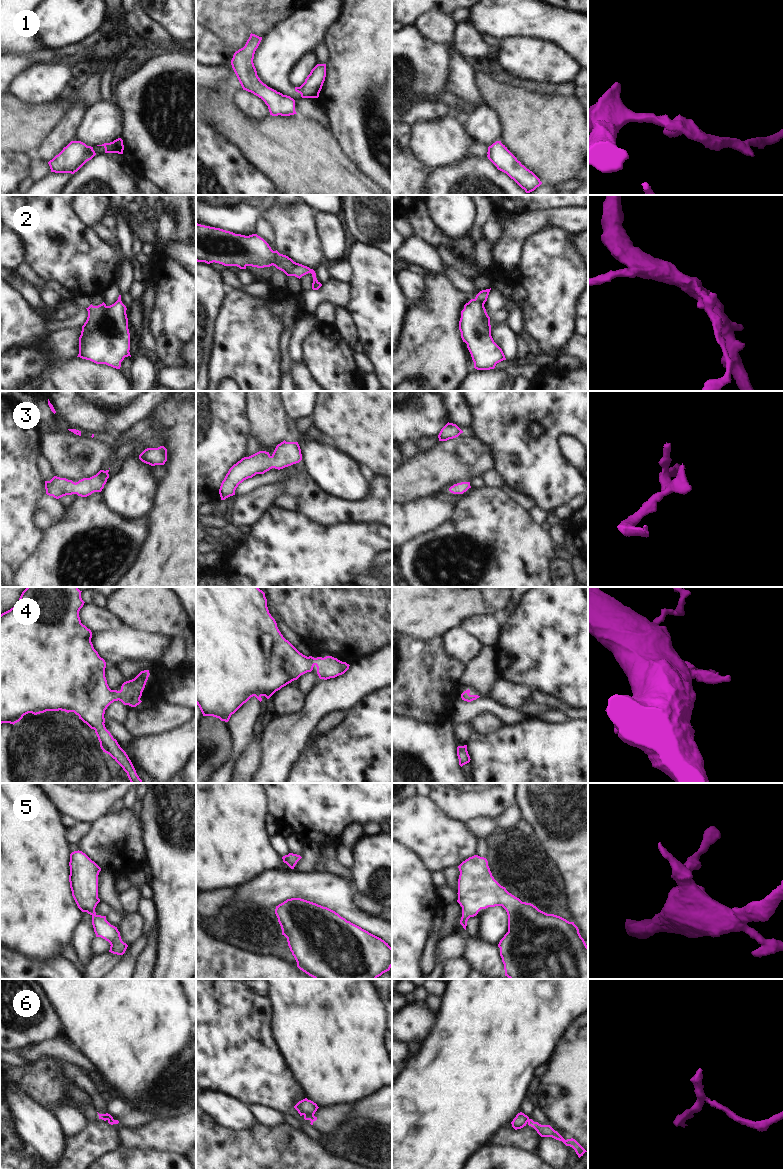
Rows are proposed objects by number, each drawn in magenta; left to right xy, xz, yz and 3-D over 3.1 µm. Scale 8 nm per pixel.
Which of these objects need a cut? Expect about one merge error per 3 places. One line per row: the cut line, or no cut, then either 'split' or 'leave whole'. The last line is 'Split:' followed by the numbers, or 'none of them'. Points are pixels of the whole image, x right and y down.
1: xy (92, 150), (94, 153) | split
2: no cut | leave whole
3: no cut | leave whole
4: no cut | leave whole
5: no cut | leave whole
6: xz (304, 1114), (313, 1115) | split
Split: 1, 6

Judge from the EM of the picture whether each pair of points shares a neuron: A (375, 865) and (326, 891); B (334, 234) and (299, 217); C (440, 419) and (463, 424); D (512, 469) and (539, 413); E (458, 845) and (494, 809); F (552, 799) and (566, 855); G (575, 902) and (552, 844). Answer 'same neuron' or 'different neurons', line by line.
A: different neurons
B: different neurons
C: different neurons
D: same neuron
E: different neurons
F: same neuron
G: same neuron

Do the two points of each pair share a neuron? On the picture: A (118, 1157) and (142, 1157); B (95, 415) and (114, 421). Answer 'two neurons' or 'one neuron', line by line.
A: one neuron
B: one neuron

